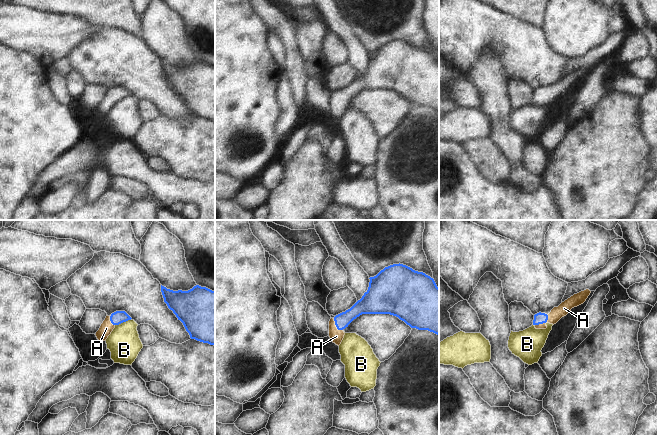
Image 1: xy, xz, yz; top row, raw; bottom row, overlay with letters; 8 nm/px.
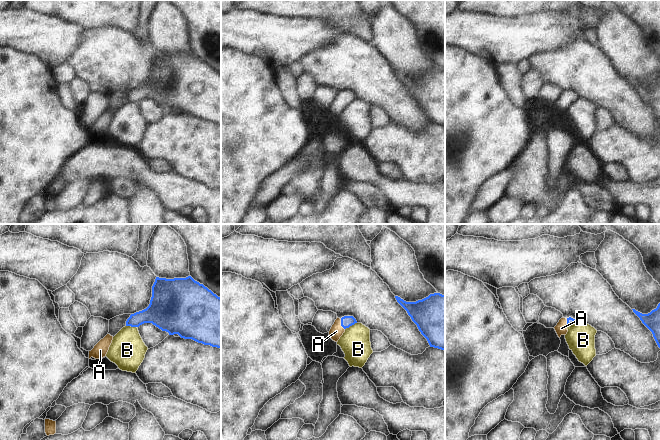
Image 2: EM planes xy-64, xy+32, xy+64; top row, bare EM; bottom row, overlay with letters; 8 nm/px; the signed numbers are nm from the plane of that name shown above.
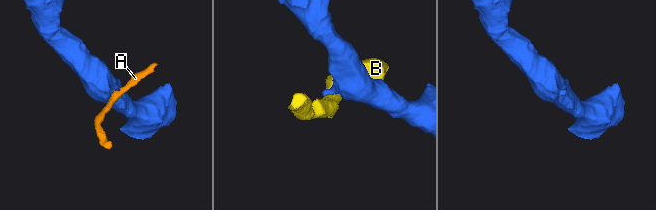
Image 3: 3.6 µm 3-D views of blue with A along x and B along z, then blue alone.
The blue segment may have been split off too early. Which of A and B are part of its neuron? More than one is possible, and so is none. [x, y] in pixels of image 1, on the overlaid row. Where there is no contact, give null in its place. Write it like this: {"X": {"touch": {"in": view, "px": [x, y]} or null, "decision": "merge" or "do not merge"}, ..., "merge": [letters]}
{"A": {"touch": {"in": "yz", "px": [543, 322]}, "decision": "merge"}, "B": {"touch": {"in": "xy", "px": [123, 321]}, "decision": "do not merge"}, "merge": ["A"]}

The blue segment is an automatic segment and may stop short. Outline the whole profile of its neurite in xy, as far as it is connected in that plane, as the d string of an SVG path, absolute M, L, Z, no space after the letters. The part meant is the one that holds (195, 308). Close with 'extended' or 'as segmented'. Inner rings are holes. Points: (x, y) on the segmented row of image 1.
M161 285L164 302L180 320L191 339L215 346L215 291L199 285L188 291L173 291Z; as segmented

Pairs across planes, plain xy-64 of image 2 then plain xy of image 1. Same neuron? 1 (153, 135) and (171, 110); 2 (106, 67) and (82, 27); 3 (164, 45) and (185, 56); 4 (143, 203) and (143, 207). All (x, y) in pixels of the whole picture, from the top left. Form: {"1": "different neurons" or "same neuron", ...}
{"1": "different neurons", "2": "different neurons", "3": "same neuron", "4": "same neuron"}

